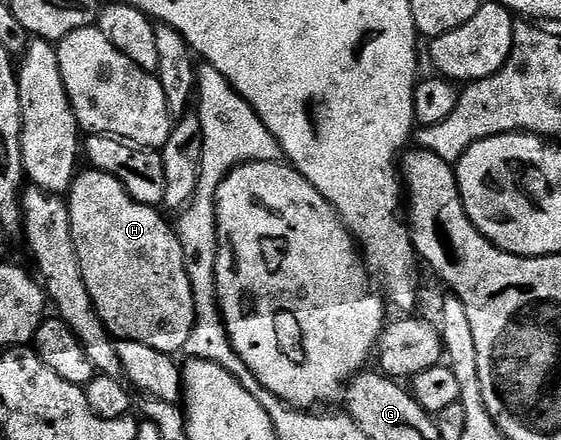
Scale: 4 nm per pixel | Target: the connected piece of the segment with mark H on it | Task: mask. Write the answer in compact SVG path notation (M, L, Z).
M92 167L79 171L74 177L68 193L68 207L72 242L84 274L84 286L88 286L94 309L106 331L118 340L140 342L152 346L152 350L181 353L194 329L194 299L188 270L184 270L184 250L171 221L169 224L157 207L133 200L112 174Z

